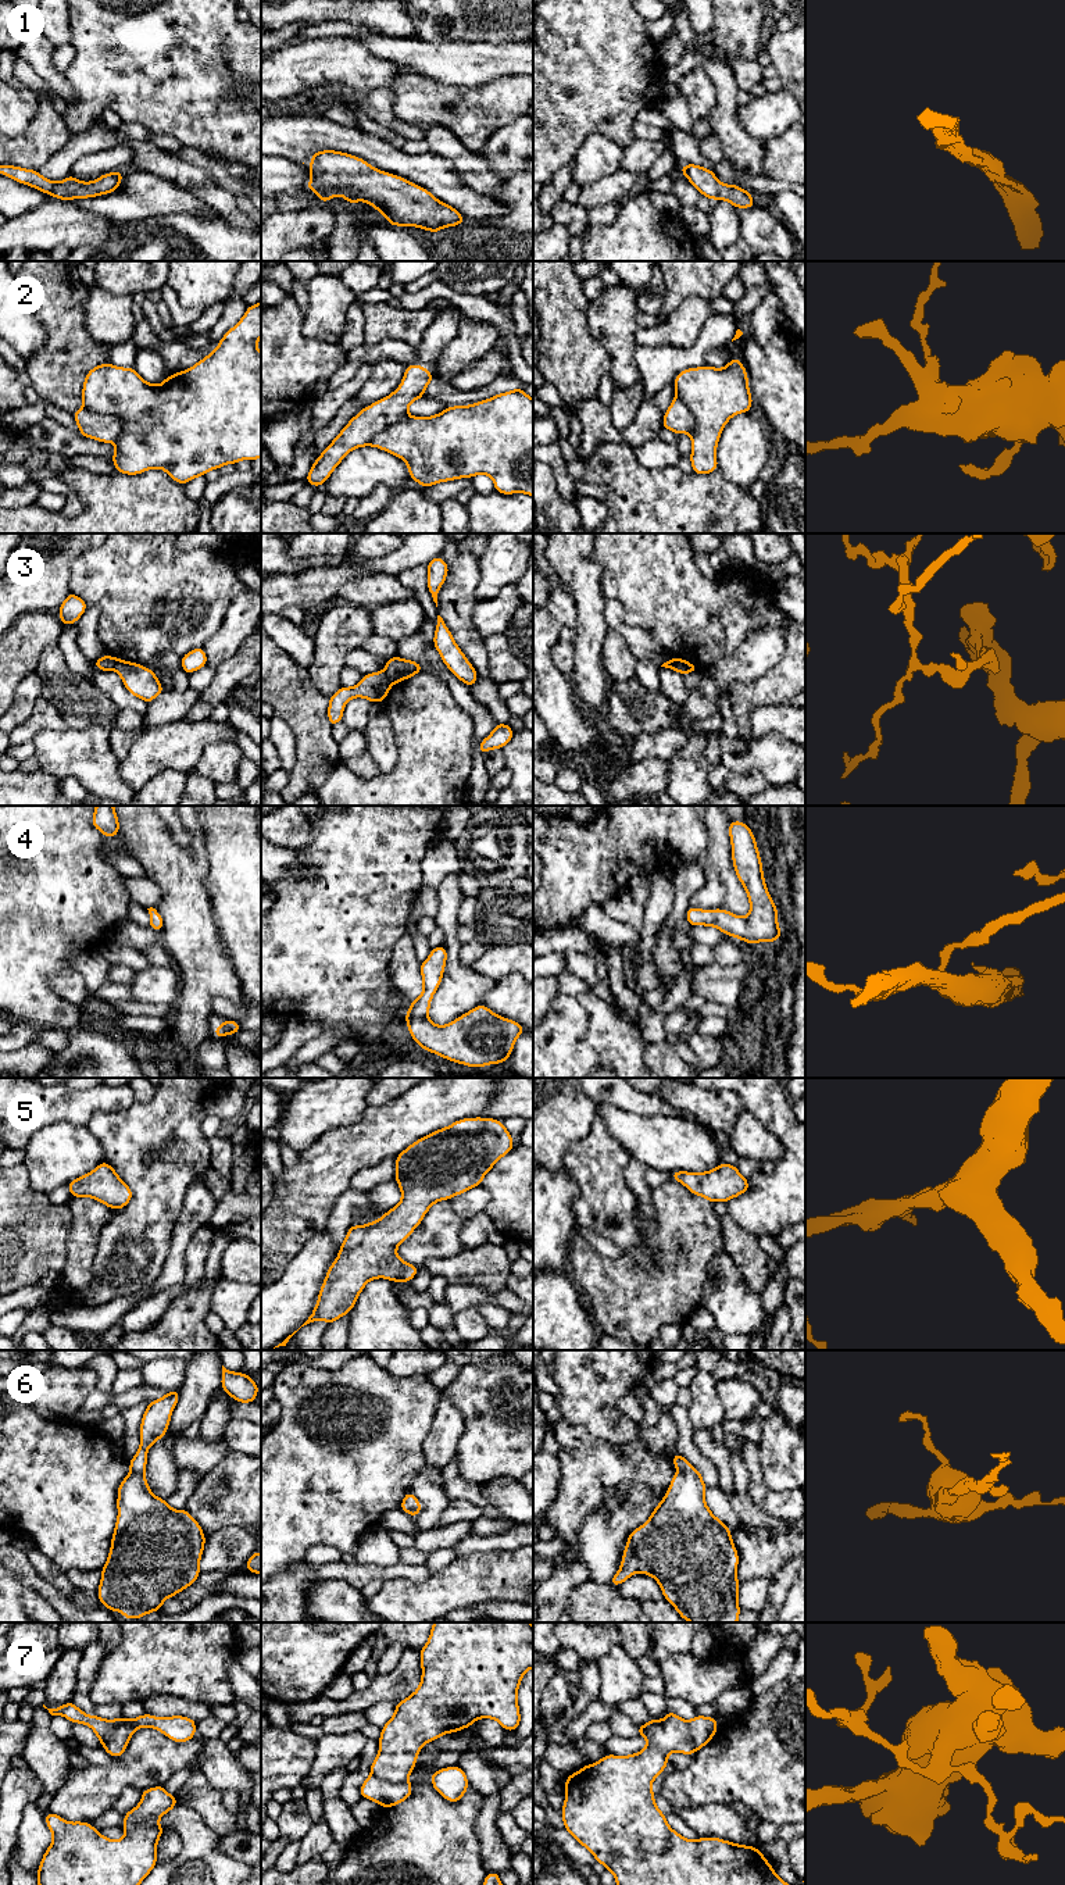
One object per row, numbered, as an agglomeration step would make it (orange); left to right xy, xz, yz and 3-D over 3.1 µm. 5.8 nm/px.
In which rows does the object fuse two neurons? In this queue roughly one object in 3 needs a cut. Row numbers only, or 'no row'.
2, 3, 7

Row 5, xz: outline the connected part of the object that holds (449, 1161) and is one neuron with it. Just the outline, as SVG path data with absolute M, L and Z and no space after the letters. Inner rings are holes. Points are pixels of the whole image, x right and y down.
M475 1117L462 1118L440 1128L415 1140L396 1156L394 1181L401 1189L400 1203L382 1214L378 1221L349 1228L336 1260L326 1271L314 1311L301 1327L317 1320L324 1320L329 1327L333 1321L349 1314L371 1279L386 1278L392 1282L410 1282L419 1267L401 1260L396 1254L397 1246L410 1238L435 1203L450 1200L475 1186L480 1186L483 1177L514 1146L512 1136L503 1121ZM297 1331L275 1347L286 1346Z

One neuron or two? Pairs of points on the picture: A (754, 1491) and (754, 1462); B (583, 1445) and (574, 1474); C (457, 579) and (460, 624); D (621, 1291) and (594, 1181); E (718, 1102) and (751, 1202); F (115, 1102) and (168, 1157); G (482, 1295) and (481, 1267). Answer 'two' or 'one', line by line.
A: one
B: one
C: one
D: two
E: two
F: two
G: two

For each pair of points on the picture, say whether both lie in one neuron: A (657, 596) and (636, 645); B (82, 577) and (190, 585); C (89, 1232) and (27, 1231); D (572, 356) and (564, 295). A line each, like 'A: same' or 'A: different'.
A: different
B: same
C: different
D: same

